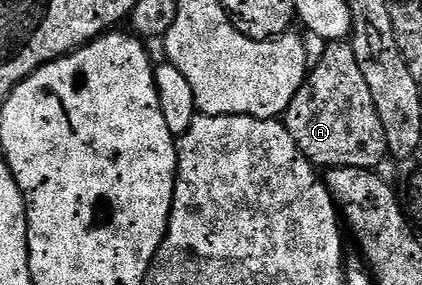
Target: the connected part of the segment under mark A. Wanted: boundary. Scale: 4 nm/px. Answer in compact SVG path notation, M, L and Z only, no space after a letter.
M348 41L329 42L325 46L319 61L311 64L302 89L298 89L294 101L290 101L287 111L282 116L282 122L290 137L294 137L294 145L298 145L300 152L320 169L333 167L376 169L388 155L388 141L382 117L378 115L374 97L370 95L370 85L366 85L366 77L362 77L362 69L358 69L358 57L354 57L354 49Z

